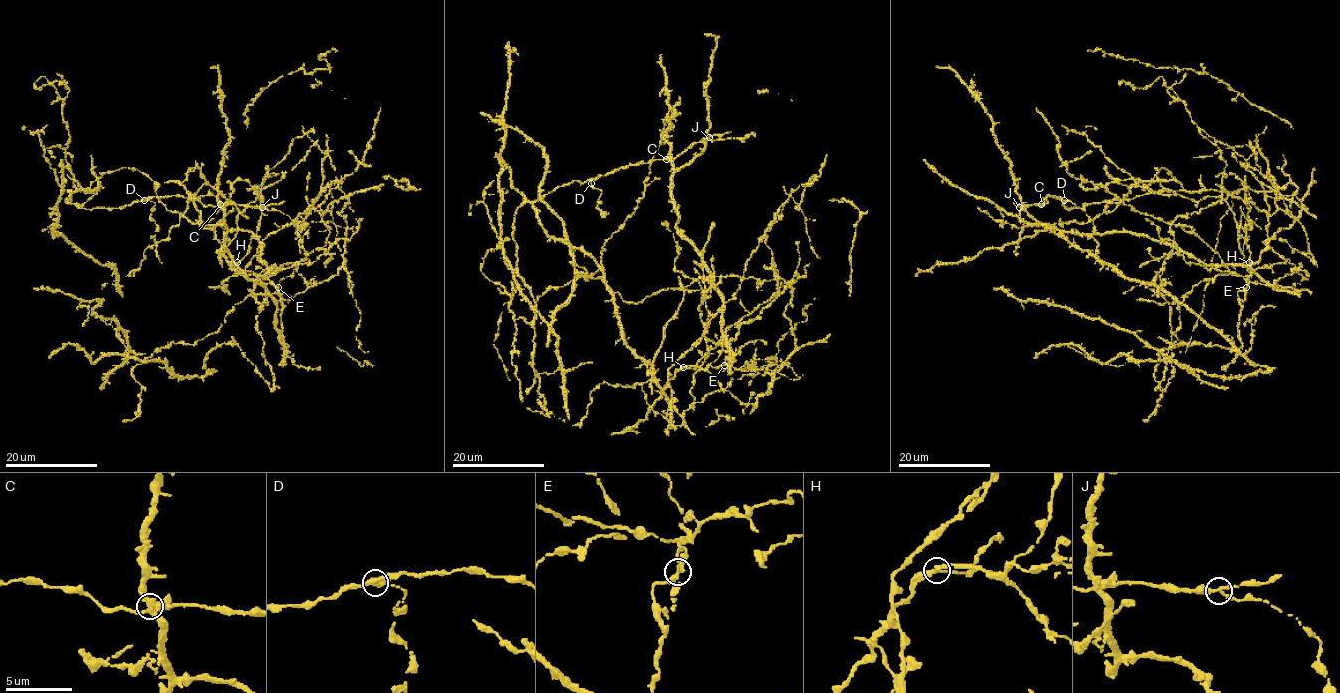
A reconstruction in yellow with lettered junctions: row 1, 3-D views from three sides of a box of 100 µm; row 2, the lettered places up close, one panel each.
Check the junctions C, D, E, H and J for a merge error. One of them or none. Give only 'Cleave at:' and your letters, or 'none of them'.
Cleave at: E

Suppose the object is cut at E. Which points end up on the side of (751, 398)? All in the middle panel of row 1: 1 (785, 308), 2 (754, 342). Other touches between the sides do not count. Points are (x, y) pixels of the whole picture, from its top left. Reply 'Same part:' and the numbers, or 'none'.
Same part: 1, 2

